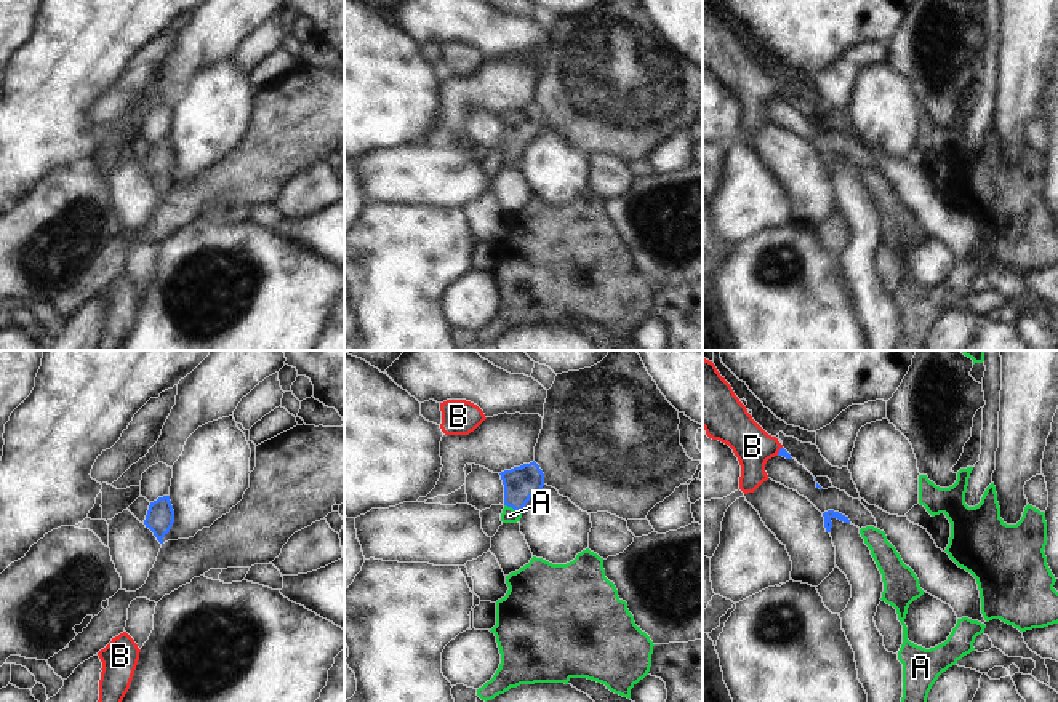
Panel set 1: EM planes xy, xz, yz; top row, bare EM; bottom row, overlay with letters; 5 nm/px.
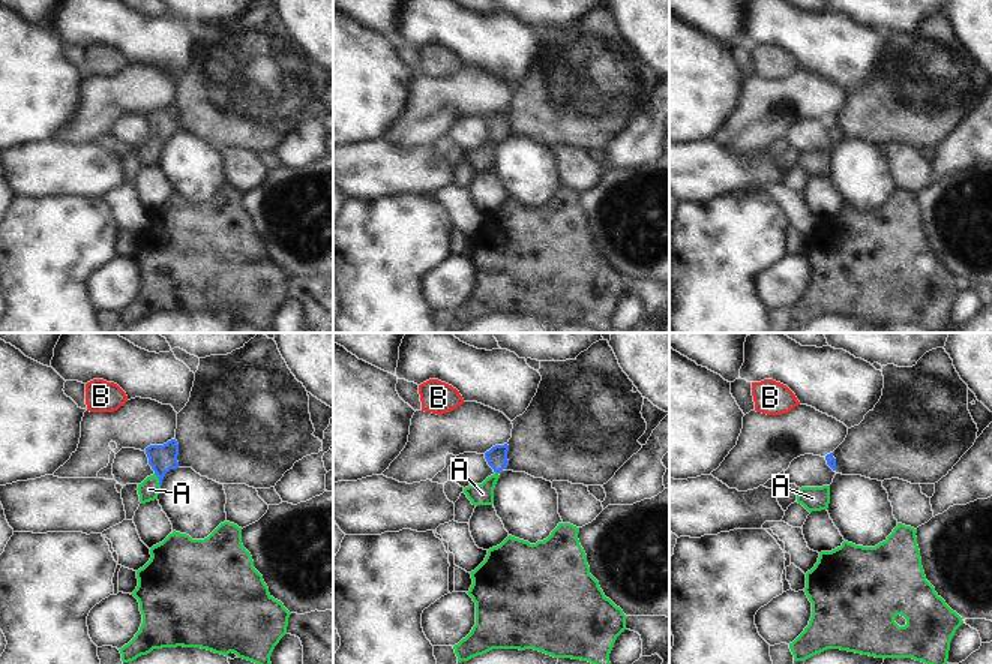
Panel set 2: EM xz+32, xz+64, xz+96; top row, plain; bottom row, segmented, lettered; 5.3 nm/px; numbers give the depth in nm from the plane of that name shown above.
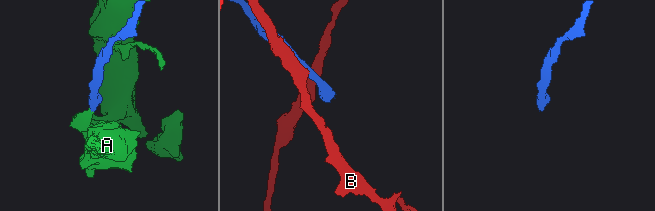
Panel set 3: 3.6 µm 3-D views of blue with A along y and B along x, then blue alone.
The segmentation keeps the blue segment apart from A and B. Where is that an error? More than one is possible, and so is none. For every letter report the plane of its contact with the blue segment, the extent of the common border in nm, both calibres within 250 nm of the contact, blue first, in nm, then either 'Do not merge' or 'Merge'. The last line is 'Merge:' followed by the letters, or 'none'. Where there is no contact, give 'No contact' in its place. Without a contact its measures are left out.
A: Touches blue in xz. Shared border 100 nm. Thickness 170 nm (blue) against 80 nm. Merge
B: Touches blue in yz. Shared border 50 nm. Thickness 40 nm (blue) against 200 nm. Do not merge
Merge: A.

